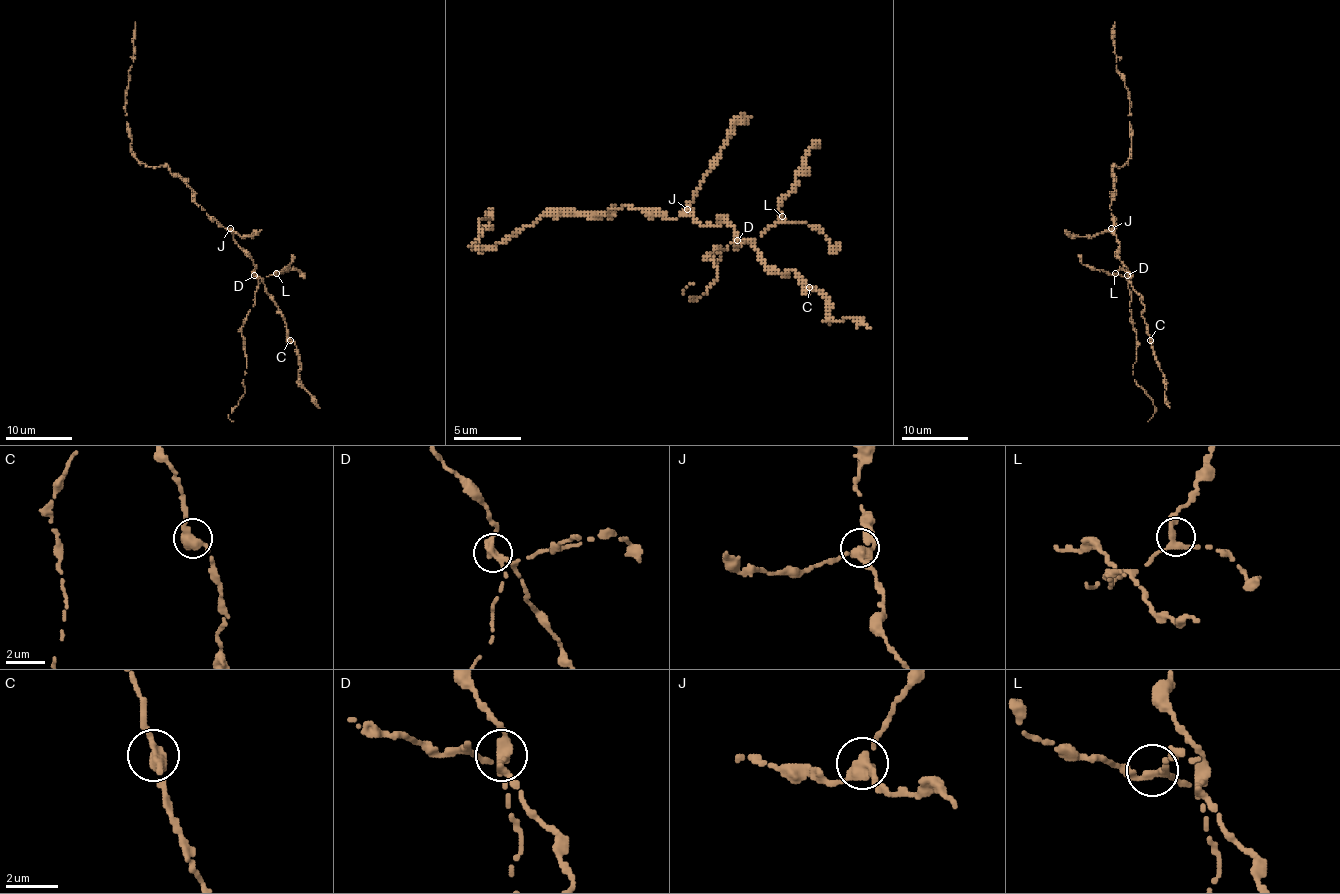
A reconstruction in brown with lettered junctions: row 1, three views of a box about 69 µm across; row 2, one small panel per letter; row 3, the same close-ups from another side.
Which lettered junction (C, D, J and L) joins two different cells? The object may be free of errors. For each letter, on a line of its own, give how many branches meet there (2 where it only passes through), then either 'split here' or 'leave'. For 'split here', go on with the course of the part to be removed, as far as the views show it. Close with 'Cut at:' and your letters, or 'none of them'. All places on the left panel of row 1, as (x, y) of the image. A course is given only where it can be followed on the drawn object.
C: 2 branches meet; leave
D: 3 branches meet; split here; foreign part runs (255, 275), (258, 281), (255, 305), (241, 333), (246, 358), (245, 393), (228, 414), (233, 421)
J: 3 branches meet; leave
L: 3 branches meet; leave
Cut at: D

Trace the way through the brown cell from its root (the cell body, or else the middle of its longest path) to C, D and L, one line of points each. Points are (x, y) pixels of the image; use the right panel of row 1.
C: (1113, 217), (1120, 245), (1118, 258), (1128, 270), (1128, 281), (1141, 296), (1145, 306), (1141, 316), (1150, 340)
D: (1113, 217), (1120, 245), (1118, 258), (1128, 270), (1126, 275)
L: (1113, 217), (1120, 245), (1118, 258), (1128, 270), (1126, 278), (1115, 273)

